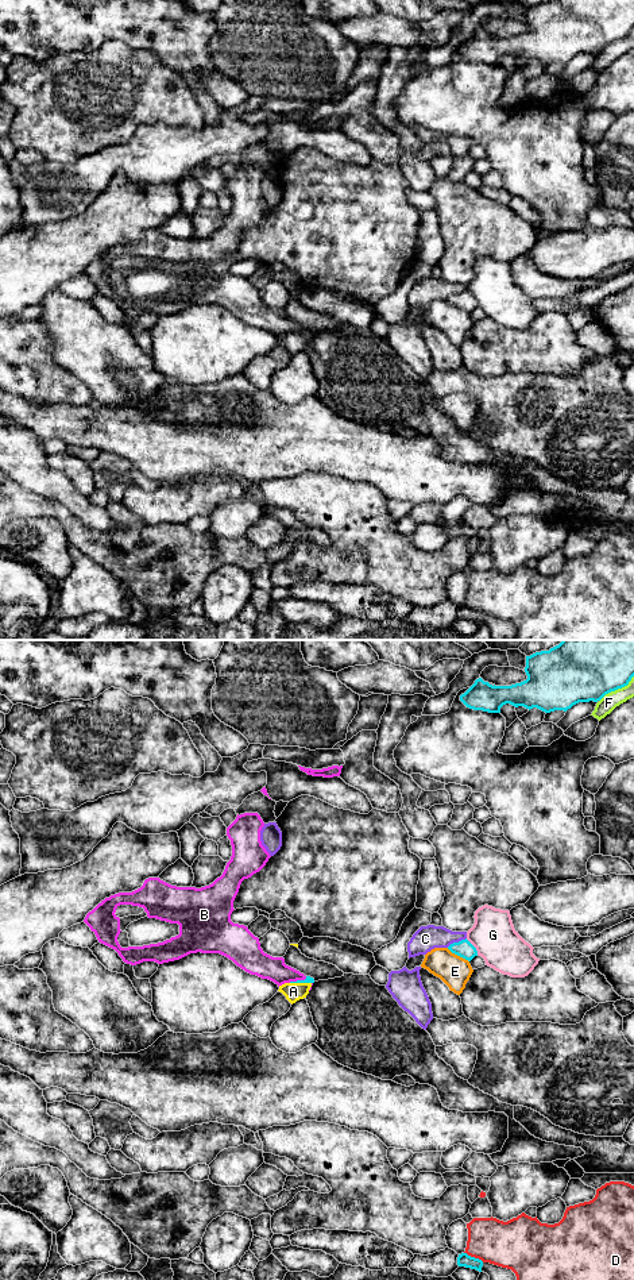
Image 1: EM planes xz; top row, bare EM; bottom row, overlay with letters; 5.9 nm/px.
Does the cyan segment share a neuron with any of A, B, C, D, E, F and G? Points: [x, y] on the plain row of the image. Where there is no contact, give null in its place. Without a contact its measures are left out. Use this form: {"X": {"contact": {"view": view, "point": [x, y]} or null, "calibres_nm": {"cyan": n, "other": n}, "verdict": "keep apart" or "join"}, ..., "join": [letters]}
{"A": {"contact": {"view": "xz", "point": [301, 334]}, "calibres_nm": {"cyan": 40, "other": 110}, "verdict": "join"}, "B": {"contact": {"view": "xz", "point": [297, 332]}, "calibres_nm": {"cyan": 40, "other": 140}, "verdict": "keep apart"}, "C": {"contact": {"view": "xz", "point": [456, 295]}, "calibres_nm": {"cyan": 100, "other": 150}, "verdict": "keep apart"}, "D": {"contact": {"view": "xz", "point": [474, 609]}, "calibres_nm": {"cyan": 80, "other": 280}, "verdict": "keep apart"}, "E": {"contact": {"view": "xz", "point": [457, 307]}, "calibres_nm": {"cyan": 100, "other": 190}, "verdict": "keep apart"}, "F": {"contact": {"view": "xz", "point": [617, 41]}, "calibres_nm": {"cyan": 320, "other": 100}, "verdict": "keep apart"}, "G": {"contact": {"view": "xz", "point": [474, 299]}, "calibres_nm": {"cyan": 100, "other": 260}, "verdict": "keep apart"}, "join": ["A"]}

